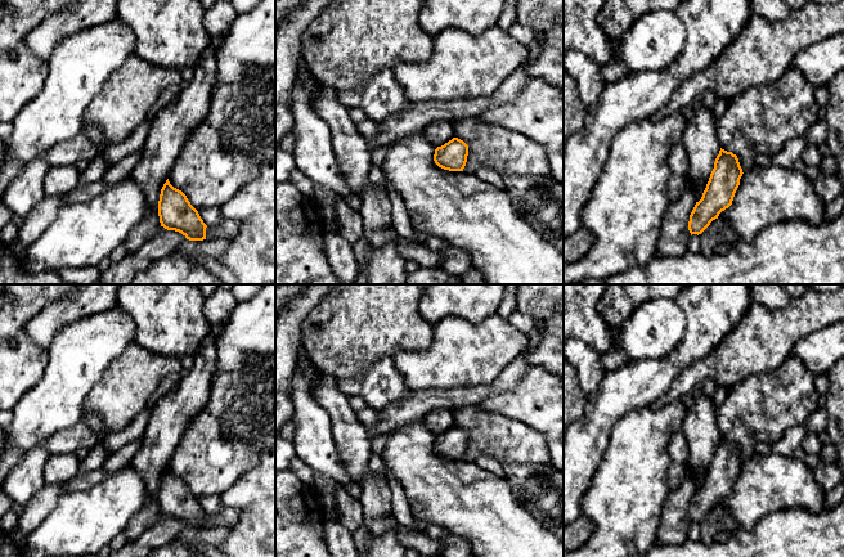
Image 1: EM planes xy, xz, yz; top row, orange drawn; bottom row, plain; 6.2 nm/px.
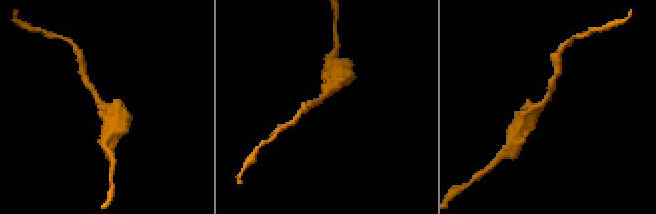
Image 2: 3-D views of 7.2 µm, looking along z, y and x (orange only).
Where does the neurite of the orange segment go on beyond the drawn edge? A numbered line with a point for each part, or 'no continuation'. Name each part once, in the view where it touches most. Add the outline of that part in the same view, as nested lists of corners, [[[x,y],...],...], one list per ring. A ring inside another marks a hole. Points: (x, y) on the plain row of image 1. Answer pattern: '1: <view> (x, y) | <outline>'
no continuation

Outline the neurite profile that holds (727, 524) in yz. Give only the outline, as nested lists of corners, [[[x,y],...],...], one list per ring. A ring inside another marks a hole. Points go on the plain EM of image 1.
[[[715,507],[701,522],[699,522],[699,527],[701,542],[709,545],[717,540],[717,534],[719,531],[736,531],[737,524],[727,511],[720,507]]]

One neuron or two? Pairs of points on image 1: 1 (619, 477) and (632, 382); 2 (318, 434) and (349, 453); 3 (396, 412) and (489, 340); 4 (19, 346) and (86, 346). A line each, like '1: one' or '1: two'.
1: two
2: two
3: two
4: two

